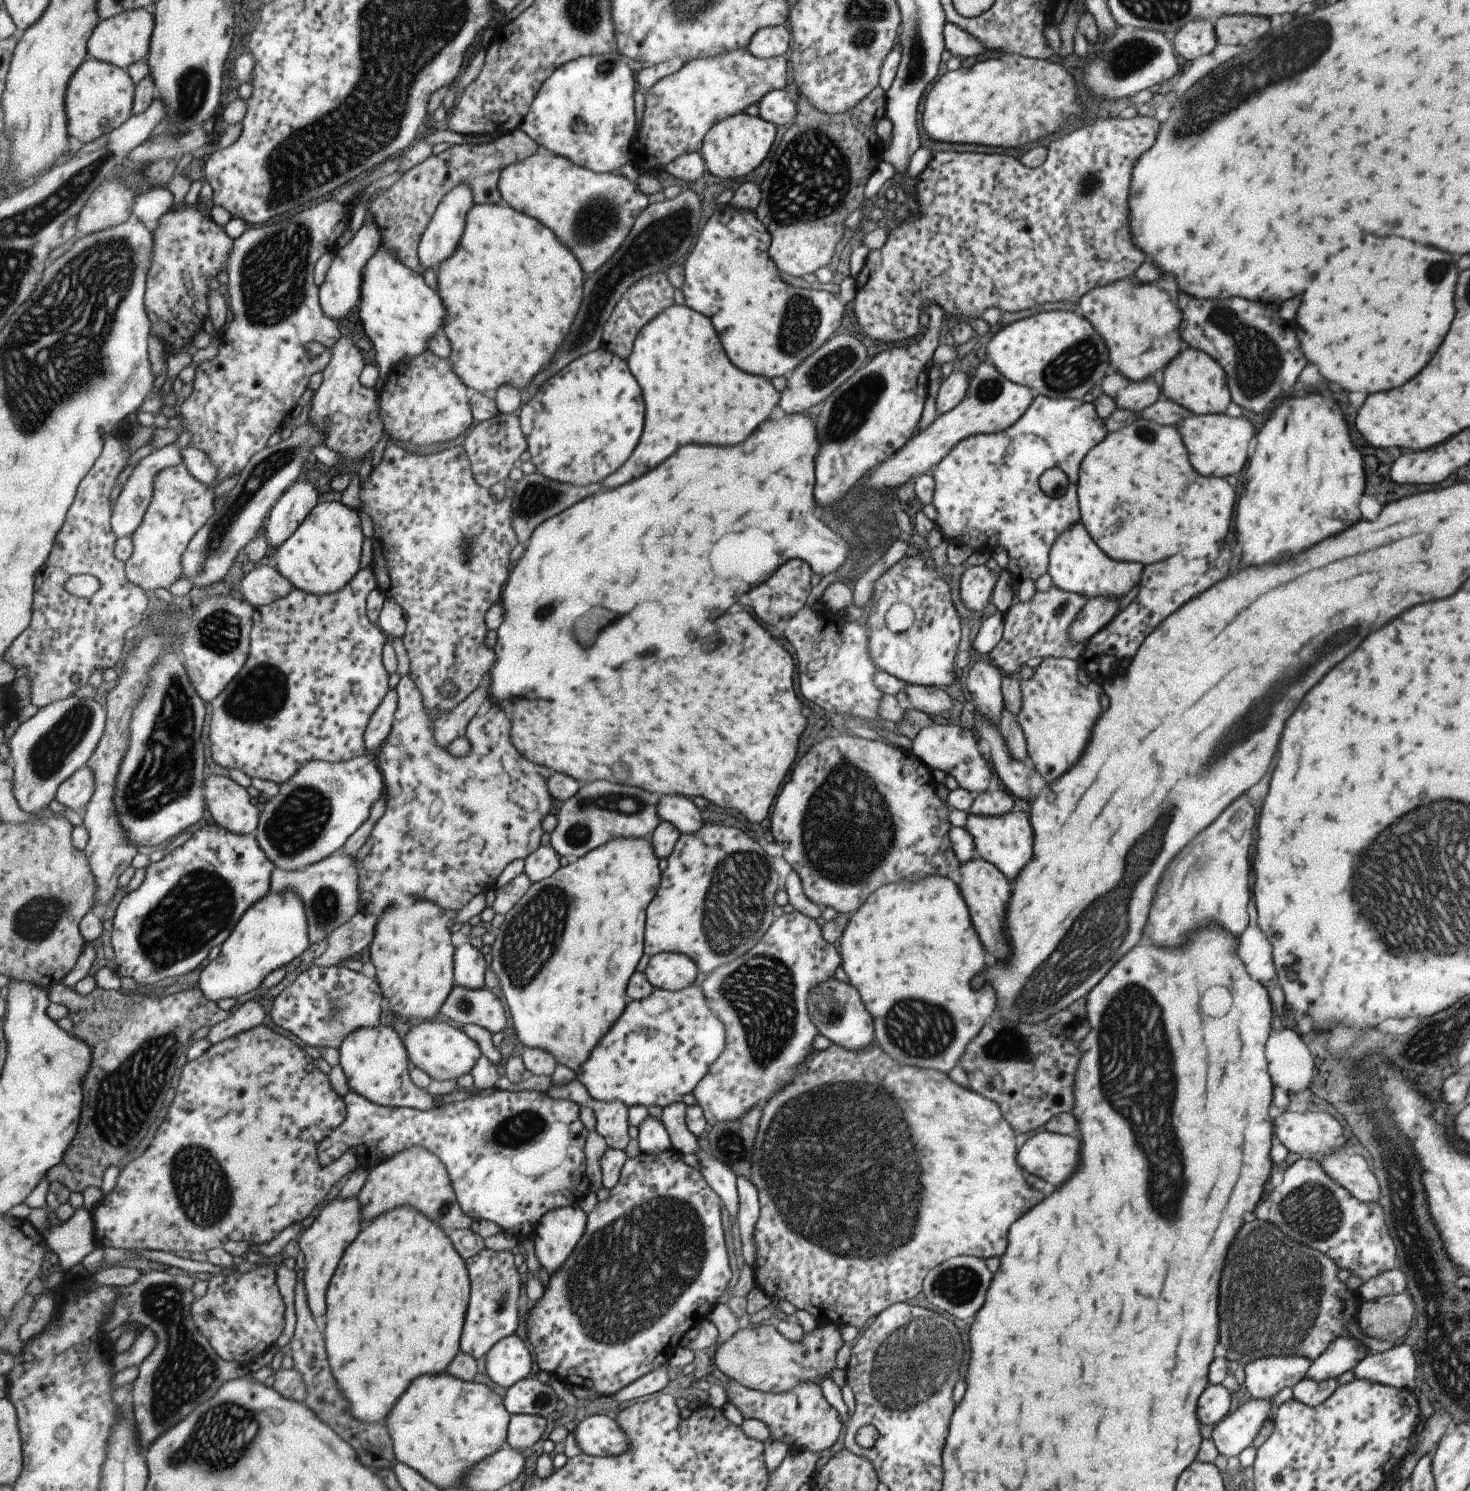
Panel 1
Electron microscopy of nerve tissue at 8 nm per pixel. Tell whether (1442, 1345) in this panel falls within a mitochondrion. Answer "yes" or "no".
yes

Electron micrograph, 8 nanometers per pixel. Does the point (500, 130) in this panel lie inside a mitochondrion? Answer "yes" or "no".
no

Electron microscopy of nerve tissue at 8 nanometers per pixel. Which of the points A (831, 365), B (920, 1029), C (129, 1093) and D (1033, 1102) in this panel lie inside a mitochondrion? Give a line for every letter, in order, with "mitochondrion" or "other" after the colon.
A: mitochondrion
B: mitochondrion
C: mitochondrion
D: mitochondrion

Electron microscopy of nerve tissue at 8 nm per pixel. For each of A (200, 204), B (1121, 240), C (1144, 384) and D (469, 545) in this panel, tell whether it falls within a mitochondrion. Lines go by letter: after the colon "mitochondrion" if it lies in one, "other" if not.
A: other
B: other
C: other
D: mitochondrion

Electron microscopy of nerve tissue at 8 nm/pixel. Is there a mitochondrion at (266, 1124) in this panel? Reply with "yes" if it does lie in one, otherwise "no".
no

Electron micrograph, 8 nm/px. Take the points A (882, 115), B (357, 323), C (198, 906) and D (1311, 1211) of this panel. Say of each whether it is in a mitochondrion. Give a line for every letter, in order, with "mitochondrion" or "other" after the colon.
A: other
B: other
C: mitochondrion
D: mitochondrion

